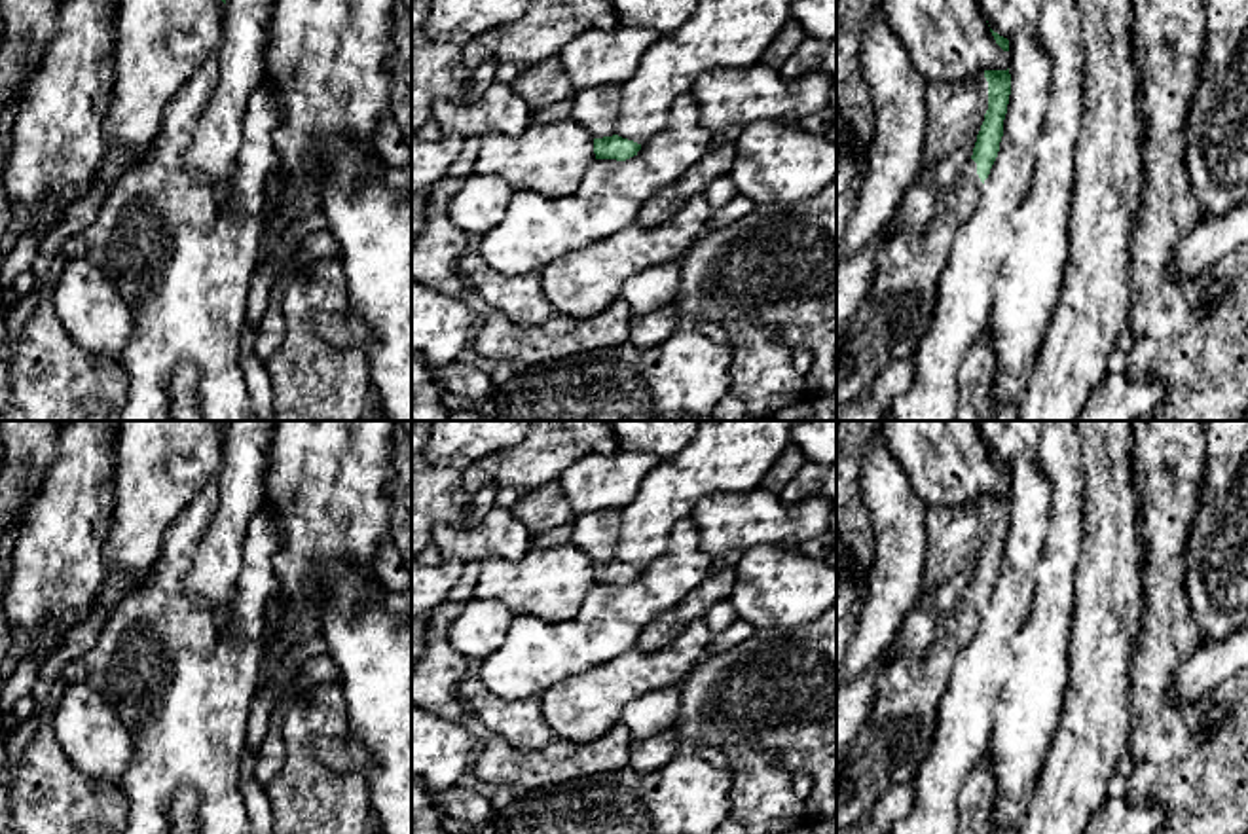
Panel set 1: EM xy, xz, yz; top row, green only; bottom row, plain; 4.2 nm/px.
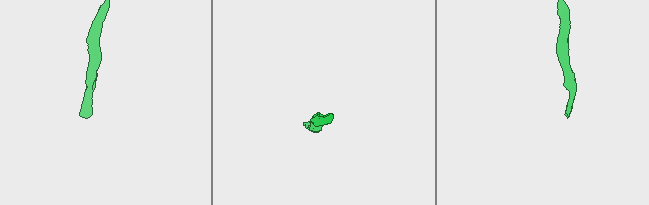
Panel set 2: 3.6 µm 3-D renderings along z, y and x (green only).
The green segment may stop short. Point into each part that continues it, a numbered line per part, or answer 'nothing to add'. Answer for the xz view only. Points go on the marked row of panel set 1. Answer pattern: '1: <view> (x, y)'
1: xz (596, 108)

